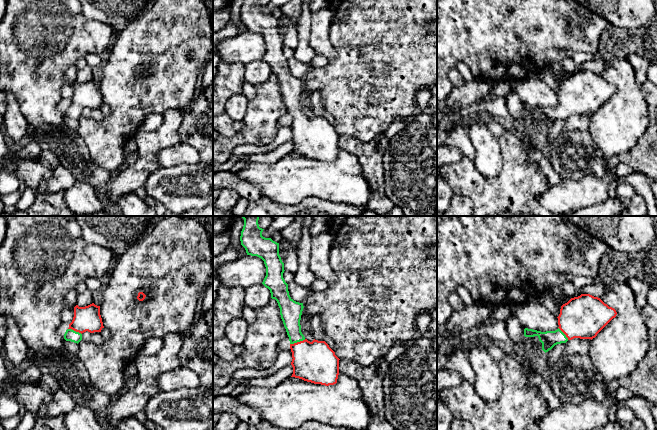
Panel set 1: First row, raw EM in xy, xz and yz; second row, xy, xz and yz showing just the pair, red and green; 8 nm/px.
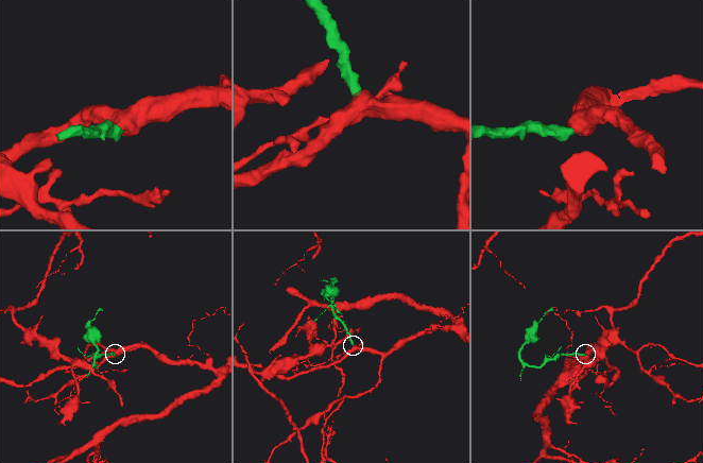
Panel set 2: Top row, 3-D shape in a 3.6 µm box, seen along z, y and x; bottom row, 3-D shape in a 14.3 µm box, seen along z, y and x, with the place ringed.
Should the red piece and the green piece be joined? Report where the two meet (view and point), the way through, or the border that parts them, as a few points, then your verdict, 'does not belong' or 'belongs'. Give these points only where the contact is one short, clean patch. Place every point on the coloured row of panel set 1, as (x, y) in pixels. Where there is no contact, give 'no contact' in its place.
xz (297, 342) | across xz (315, 362), (297, 342), (290, 312) | belongs

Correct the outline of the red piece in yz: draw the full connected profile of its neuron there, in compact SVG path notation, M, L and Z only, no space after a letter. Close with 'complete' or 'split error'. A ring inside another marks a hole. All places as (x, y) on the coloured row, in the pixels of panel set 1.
M581 294L561 306L557 330L541 332L525 328L524 336L537 336L546 353L555 345L574 338L592 340L616 315L616 310L600 298Z | split error

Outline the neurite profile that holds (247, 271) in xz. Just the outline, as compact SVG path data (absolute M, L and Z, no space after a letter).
M251 255L227 261L218 269L220 284L227 287L239 287L244 290L262 284L266 276L264 261Z

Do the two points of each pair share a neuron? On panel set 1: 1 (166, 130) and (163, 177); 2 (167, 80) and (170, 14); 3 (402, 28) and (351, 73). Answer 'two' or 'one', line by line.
1: two
2: one
3: one

